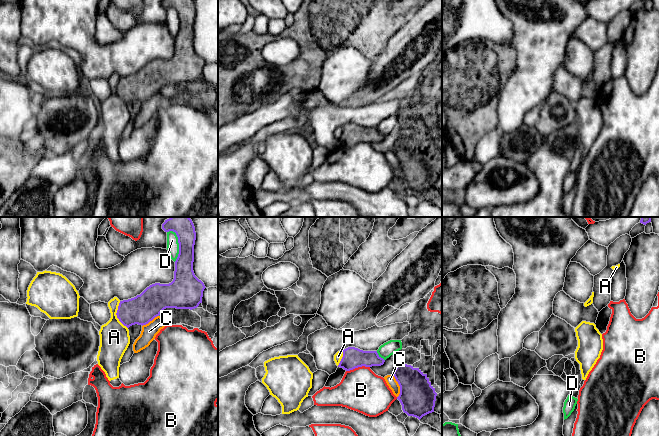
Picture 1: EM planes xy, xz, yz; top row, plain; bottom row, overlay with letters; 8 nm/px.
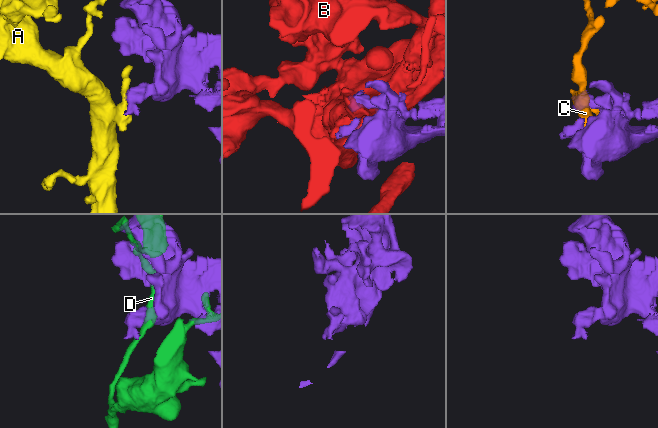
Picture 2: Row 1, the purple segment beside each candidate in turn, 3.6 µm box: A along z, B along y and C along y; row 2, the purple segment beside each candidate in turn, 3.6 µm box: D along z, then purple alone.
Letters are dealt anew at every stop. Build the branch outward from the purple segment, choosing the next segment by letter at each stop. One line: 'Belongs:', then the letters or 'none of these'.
Belongs: none of these

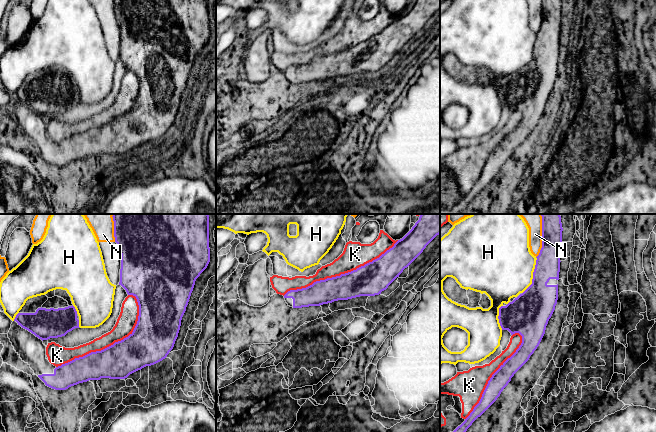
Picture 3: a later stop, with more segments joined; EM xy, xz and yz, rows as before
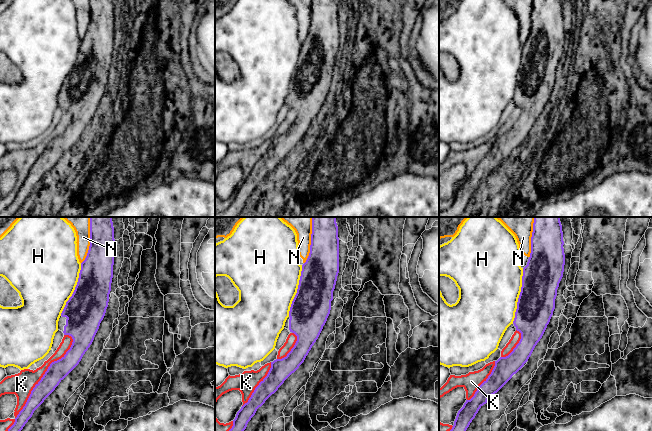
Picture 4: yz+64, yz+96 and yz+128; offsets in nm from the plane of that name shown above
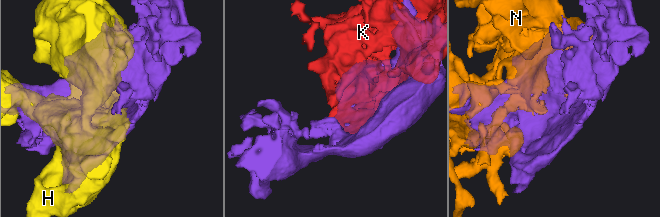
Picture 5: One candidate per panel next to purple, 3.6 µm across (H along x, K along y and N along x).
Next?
Belongs: none of these

